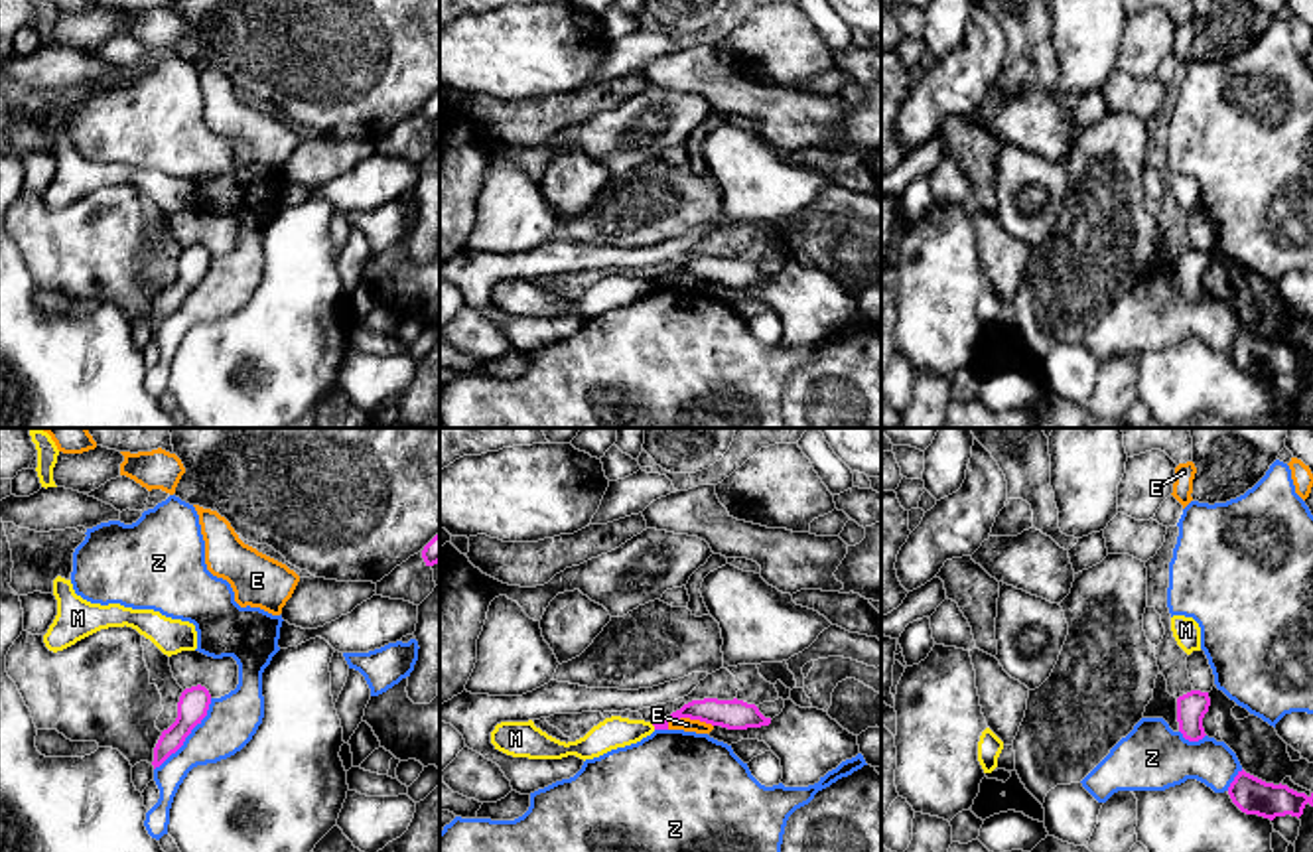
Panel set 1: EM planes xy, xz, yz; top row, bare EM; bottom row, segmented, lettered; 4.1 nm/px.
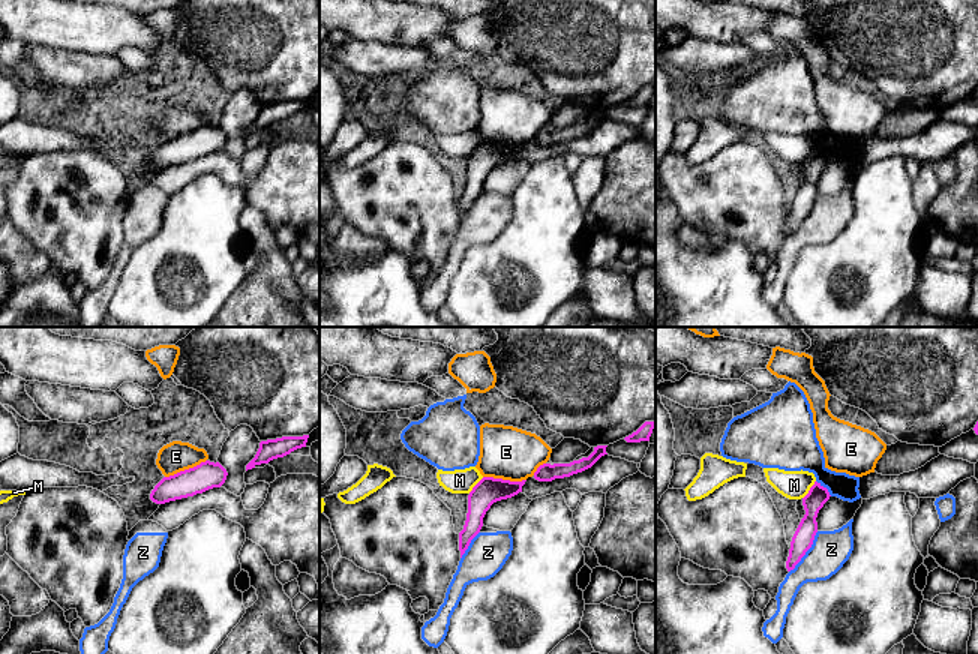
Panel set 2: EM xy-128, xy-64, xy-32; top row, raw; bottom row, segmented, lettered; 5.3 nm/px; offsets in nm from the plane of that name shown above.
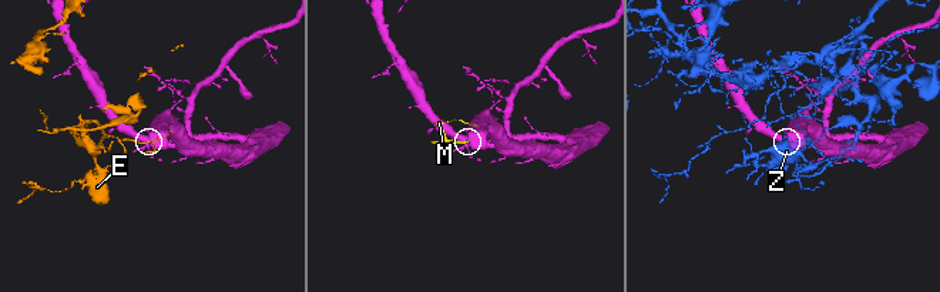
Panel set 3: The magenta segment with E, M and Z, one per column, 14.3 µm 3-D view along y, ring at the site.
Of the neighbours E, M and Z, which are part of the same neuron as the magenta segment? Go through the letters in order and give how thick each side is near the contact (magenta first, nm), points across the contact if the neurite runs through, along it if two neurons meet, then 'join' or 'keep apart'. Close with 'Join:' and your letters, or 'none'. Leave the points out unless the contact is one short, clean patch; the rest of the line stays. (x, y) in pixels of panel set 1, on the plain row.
E: calibres 130 and 60 nm; border xz (667, 281), (696, 277), (712, 284); keep apart
M: calibres 110 and 130 nm; border xz (651, 283), (655, 286); keep apart
Z: calibres 130 and 220 nm; keep apart
Join: none

